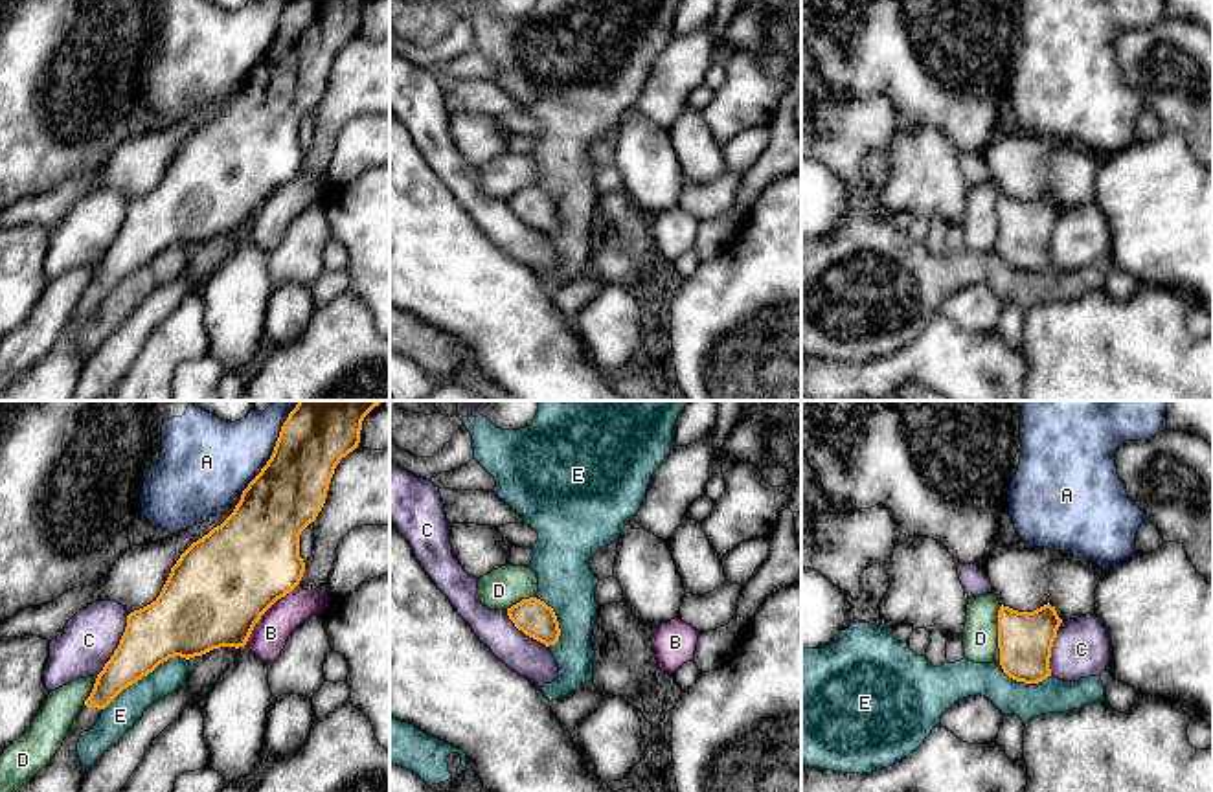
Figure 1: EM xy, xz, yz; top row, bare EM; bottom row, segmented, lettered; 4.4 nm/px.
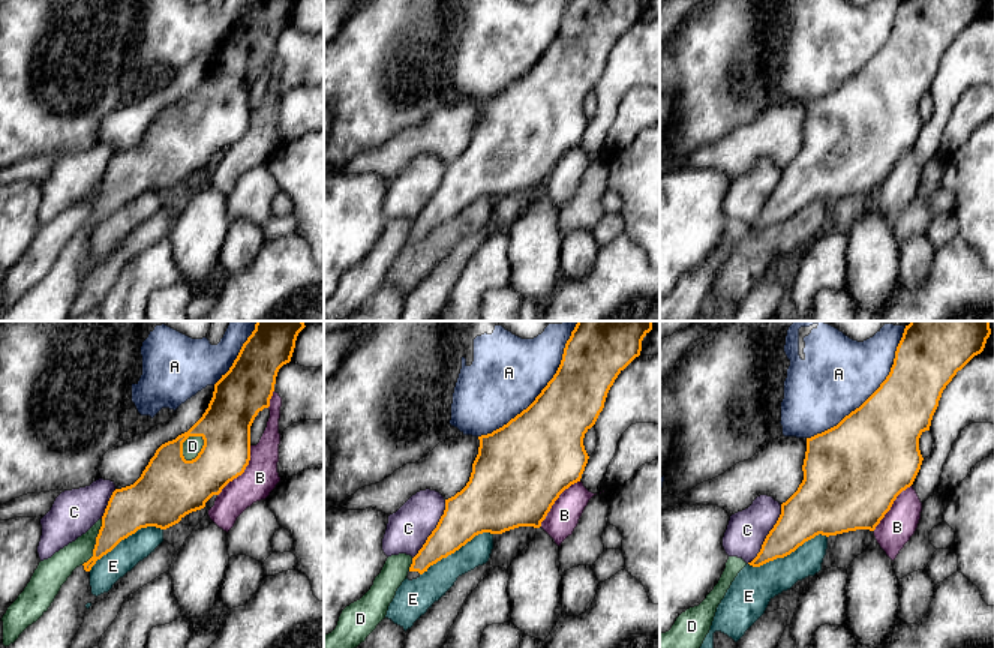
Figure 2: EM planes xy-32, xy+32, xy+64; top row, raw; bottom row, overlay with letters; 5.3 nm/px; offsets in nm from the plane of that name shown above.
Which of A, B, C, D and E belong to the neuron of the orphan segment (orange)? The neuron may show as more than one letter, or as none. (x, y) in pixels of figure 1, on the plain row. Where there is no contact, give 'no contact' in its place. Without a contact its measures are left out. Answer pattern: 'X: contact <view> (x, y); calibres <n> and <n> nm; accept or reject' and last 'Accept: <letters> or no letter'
A: contact xy (272, 43); calibres 320 and 360 nm; reject
B: contact xy (265, 199); calibres 440 and 160 nm; reject
C: contact xy (118, 234); calibres 260 and 240 nm; reject
D: contact yz (998, 221); calibres 240 and 160 nm; reject
E: contact xy (144, 263); calibres 260 and 150 nm; reject
Accept: no letter

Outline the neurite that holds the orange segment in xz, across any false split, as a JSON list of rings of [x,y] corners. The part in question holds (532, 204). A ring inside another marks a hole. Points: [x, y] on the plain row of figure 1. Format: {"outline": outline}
{"outline": [[[537,186],[522,187],[507,197],[509,208],[526,224],[544,232],[555,233],[561,224],[559,209],[551,195]]]}

